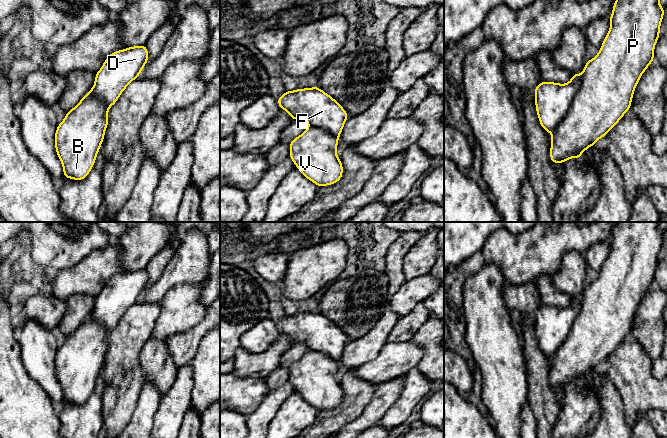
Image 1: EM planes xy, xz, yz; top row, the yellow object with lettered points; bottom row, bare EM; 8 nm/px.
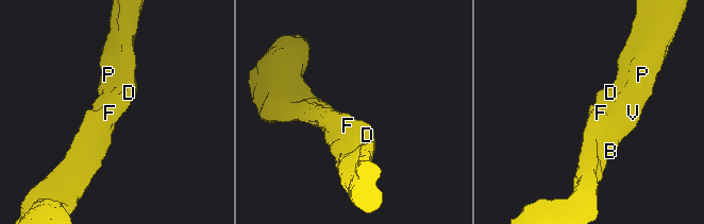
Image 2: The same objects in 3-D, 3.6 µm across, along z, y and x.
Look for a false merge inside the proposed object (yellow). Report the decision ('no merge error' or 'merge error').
no merge error

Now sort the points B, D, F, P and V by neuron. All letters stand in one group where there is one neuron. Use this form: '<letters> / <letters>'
B D F P V

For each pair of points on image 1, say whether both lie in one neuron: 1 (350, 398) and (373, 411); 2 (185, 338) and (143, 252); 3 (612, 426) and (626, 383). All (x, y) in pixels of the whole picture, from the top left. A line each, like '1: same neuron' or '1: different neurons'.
1: same neuron
2: different neurons
3: same neuron

